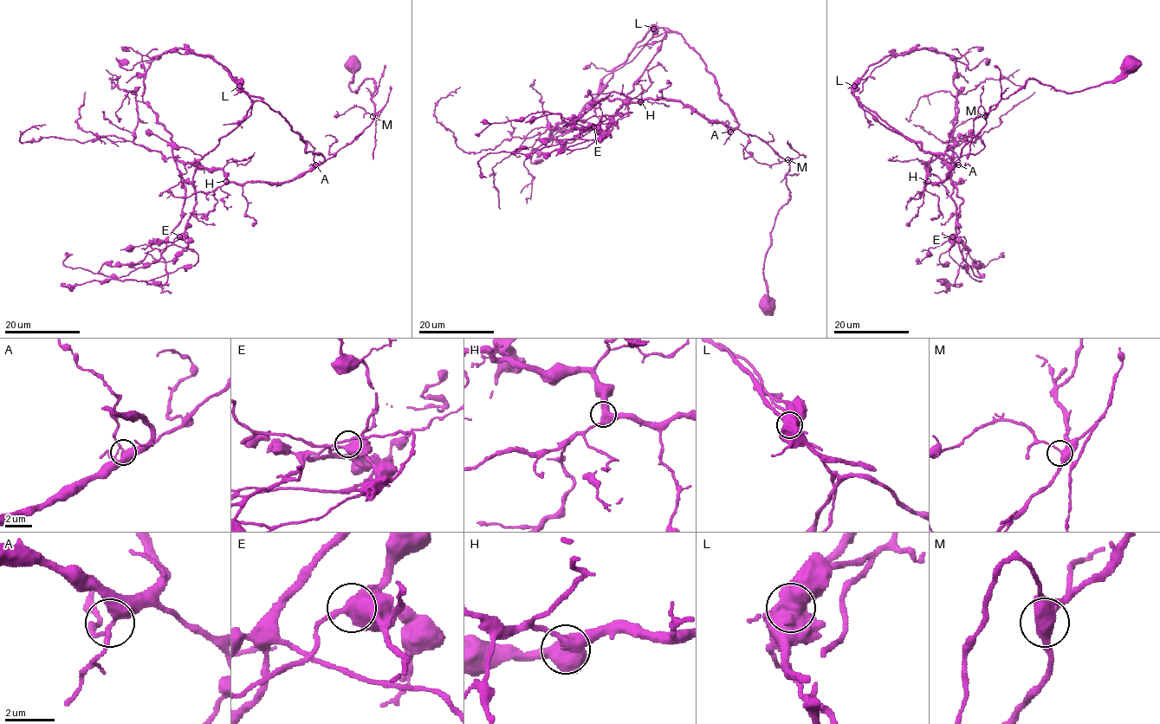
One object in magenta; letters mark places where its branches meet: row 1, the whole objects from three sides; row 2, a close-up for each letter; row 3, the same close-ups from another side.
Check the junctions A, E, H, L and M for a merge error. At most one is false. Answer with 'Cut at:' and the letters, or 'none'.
Cut at: L

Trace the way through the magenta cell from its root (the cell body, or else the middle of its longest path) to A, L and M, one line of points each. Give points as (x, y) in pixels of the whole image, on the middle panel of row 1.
A: (770, 304), (763, 261), (778, 211), (790, 197), (789, 161), (757, 137), (738, 129), (730, 132)
L: (770, 304), (763, 261), (778, 211), (790, 197), (789, 161), (738, 128), (716, 79), (680, 34), (653, 29)
M: (770, 304), (773, 300), (767, 294), (763, 261), (778, 211), (790, 197), (787, 184), (787, 159)

